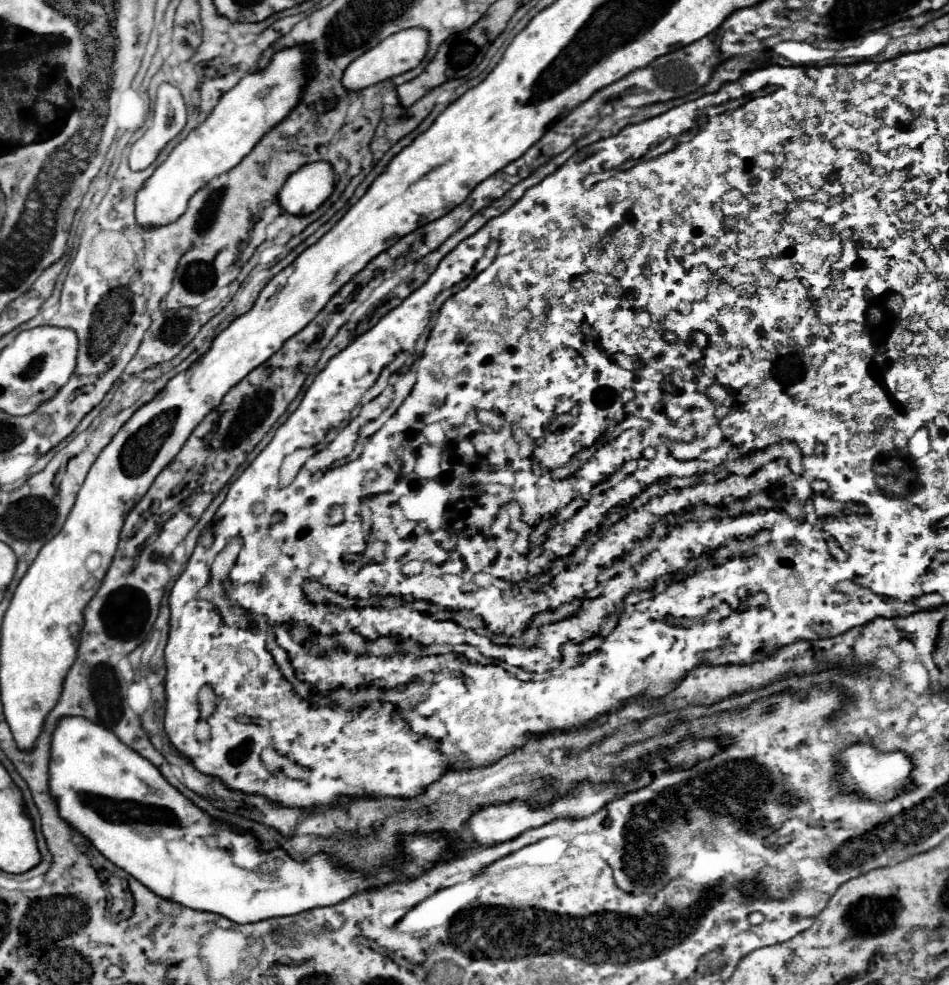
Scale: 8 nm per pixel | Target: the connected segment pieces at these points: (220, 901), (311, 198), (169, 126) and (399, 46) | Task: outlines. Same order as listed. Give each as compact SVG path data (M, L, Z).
M62 717L52 733L50 753L50 797L58 805L58 815L72 829L84 835L110 863L130 873L158 897L196 911L218 913L236 923L254 923L280 915L296 915L314 907L334 905L362 889L380 887L400 877L416 877L432 863L448 857L446 837L406 837L404 851L408 853L410 861L402 871L382 869L374 877L364 877L362 873L348 873L334 867L326 855L316 855L310 861L296 863L282 849L264 853L258 849L258 843L252 835L236 833L218 825L212 817L192 805L178 789L174 789L148 759L142 759L142 755L130 751L130 747L126 747L112 731L90 723L86 717Z
M324 161L310 163L288 177L278 193L278 205L290 215L310 215L330 197L332 191L332 167Z
M162 83L158 87L158 97L154 105L154 117L150 129L130 147L130 169L142 171L152 165L158 153L172 141L186 125L186 105L182 93L170 85Z
M406 29L406 31L398 31L390 37L386 37L384 41L380 41L376 47L368 49L362 57L358 57L356 61L350 63L350 67L346 67L344 77L342 77L342 85L348 91L362 91L370 85L376 85L380 81L392 79L396 75L402 75L410 69L414 69L426 55L428 51L428 33L424 29Z

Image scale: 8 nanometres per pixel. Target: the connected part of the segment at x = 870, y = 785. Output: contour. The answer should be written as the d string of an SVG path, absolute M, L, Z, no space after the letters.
M854 745L840 753L840 763L844 763L844 773L840 775L842 783L848 791L860 791L864 797L872 801L886 801L894 797L898 791L910 787L908 773L912 769L910 759L902 753L880 753L870 745Z

